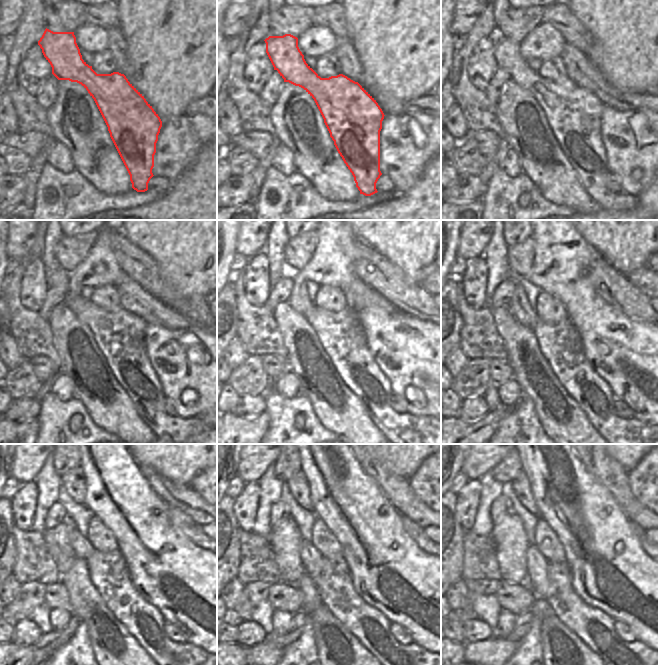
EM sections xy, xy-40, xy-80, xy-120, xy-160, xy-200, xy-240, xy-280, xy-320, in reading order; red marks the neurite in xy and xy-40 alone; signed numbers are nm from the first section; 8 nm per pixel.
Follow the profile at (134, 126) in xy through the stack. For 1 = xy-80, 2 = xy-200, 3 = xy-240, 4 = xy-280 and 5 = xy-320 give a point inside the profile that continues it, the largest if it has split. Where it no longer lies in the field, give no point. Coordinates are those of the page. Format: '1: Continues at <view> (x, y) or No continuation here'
1: Continues at xy-80 (574, 114)
2: Continues at xy-200 (560, 344)
3: Continues at xy-240 (108, 571)
4: Continues at xy-280 (367, 624)
5: Continues at xy-320 (595, 628).

